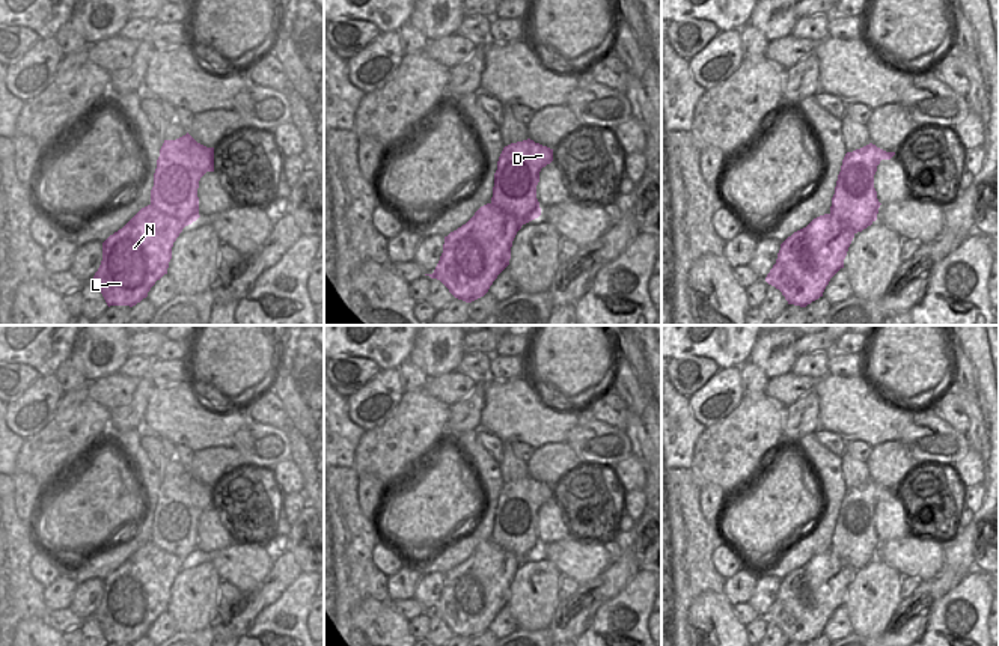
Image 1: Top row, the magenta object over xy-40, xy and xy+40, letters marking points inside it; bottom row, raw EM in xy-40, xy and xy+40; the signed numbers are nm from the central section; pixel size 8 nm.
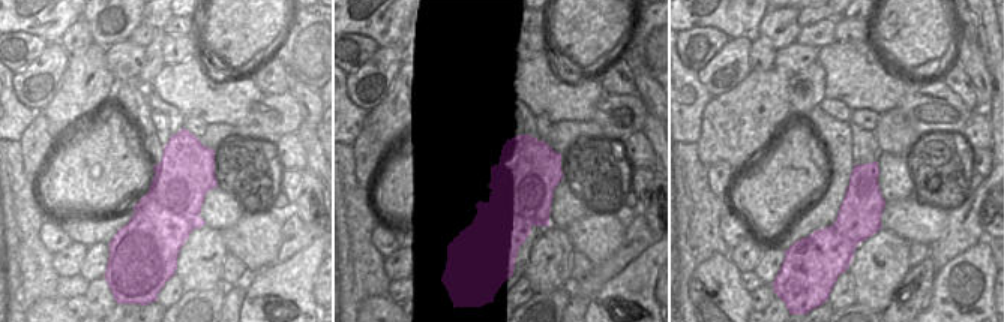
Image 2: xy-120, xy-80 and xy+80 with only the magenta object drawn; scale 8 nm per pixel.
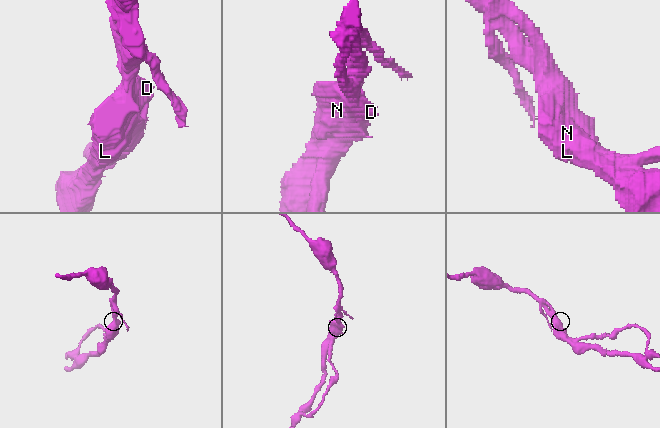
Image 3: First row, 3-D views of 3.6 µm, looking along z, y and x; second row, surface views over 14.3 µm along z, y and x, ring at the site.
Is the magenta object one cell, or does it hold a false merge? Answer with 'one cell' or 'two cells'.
two cells

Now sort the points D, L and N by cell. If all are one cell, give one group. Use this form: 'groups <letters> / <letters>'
groups D / L N

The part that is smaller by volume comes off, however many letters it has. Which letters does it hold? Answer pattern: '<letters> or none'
D

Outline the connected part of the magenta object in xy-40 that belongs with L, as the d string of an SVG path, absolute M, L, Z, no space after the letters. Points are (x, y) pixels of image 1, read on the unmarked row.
M151 541L102 580L102 598L93 617L108 644L133 644L148 634L155 619L167 611L173 580L184 565L184 560L176 554L164 551Z

